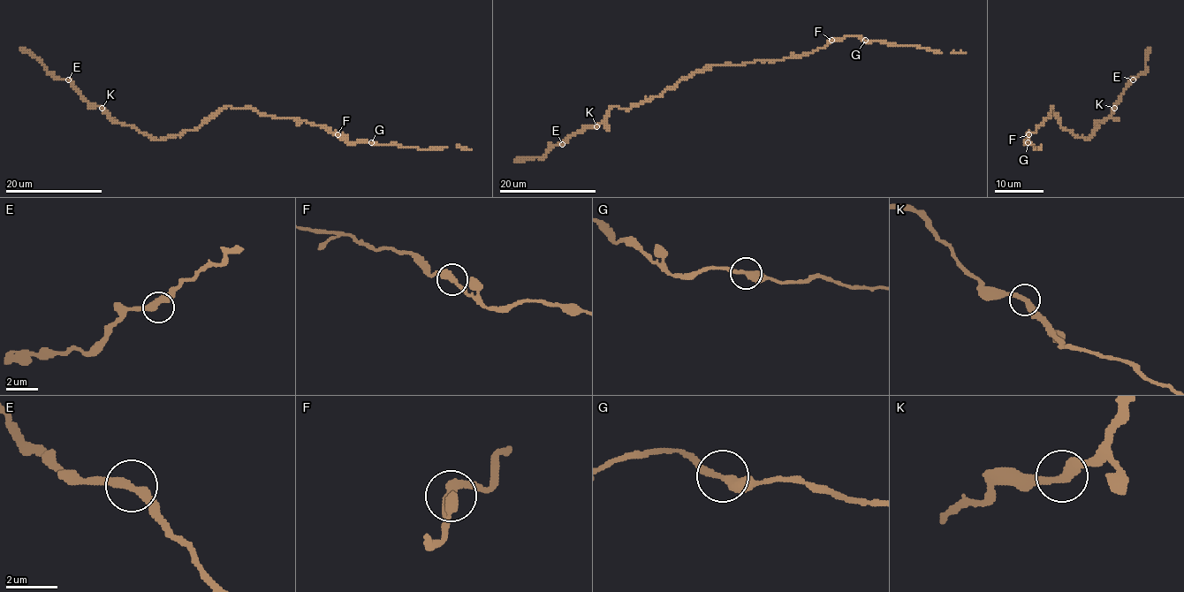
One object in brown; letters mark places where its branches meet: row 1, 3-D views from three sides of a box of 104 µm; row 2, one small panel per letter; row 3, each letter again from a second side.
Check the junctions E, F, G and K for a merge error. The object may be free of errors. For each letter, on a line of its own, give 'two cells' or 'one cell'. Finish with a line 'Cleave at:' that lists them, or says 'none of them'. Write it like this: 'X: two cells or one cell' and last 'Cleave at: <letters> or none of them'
E: one cell
F: one cell
G: one cell
K: one cell
Cleave at: none of them

